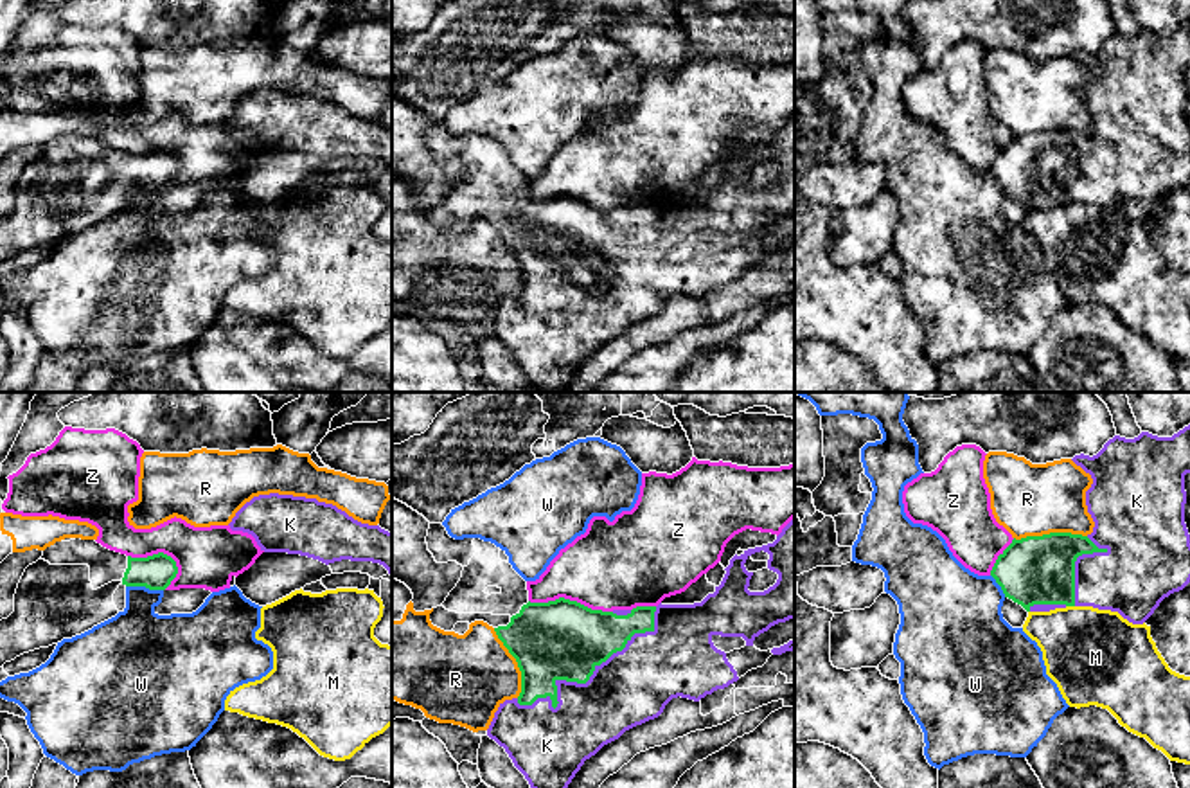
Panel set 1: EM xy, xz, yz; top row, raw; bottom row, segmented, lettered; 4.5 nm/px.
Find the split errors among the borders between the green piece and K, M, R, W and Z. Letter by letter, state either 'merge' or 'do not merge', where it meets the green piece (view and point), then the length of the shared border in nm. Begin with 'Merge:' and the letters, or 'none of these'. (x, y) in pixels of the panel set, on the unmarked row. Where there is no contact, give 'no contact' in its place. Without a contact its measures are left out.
Merge: K
K: merge; contact xz (585, 279); length 750 nm
M: do not merge; contact yz (1070, 202); length 40 nm
R: do not merge; contact yz (1050, 130); length 320 nm
W: do not merge; contact xy (144, 182); length 170 nm
Z: do not merge; contact xz (568, 196); length 380 nm

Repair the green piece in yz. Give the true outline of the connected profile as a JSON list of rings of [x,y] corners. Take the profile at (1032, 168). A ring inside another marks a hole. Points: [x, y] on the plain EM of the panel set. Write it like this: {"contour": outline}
{"contour": [[[1190,22],[1172,34],[1149,29],[1134,36],[1115,32],[1097,52],[1080,50],[1071,58],[1093,76],[1086,88],[1093,130],[1014,135],[998,153],[990,173],[1005,194],[1026,209],[1093,203],[1143,221],[1165,194],[1190,180],[1190,131],[1185,121]]]}

